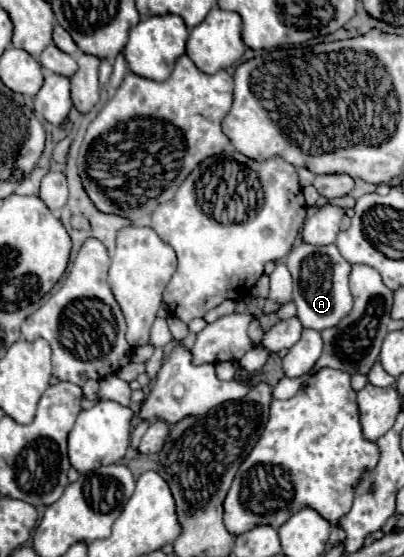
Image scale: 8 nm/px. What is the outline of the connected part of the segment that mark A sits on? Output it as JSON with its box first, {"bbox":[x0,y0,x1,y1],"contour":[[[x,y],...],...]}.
{"bbox":[287,242,353,332],"contour":[[[303,242],[291,250],[287,268],[293,276],[293,302],[303,328],[323,332],[325,328],[337,326],[337,322],[341,322],[341,318],[353,310],[353,296],[349,290],[351,264],[339,254],[335,244],[311,246]]]}

